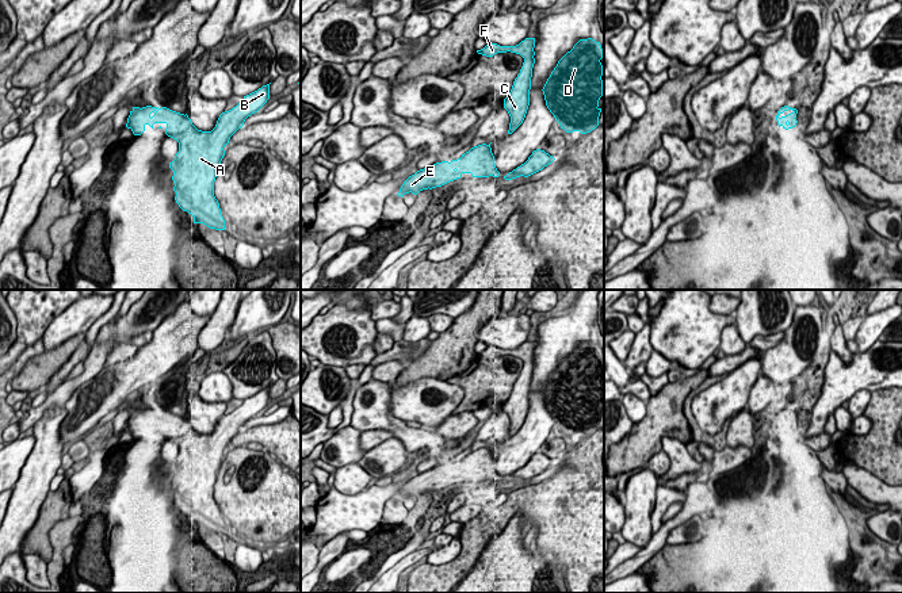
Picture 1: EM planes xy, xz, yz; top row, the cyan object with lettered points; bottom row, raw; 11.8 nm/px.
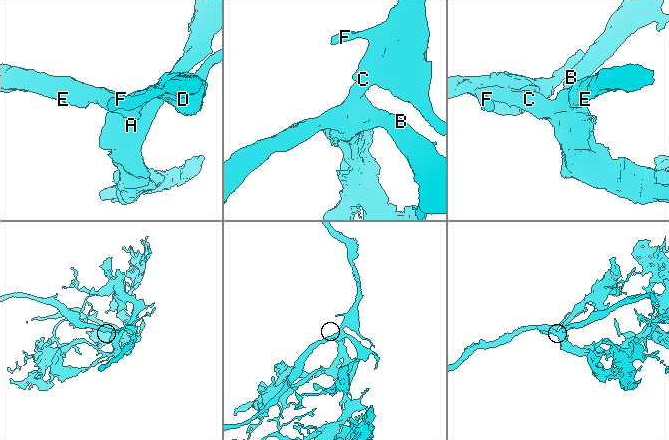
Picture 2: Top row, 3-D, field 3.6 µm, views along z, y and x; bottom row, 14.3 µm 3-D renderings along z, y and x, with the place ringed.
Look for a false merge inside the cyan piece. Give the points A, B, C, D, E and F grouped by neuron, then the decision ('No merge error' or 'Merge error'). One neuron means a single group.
Groups: A B C D E F. No merge error

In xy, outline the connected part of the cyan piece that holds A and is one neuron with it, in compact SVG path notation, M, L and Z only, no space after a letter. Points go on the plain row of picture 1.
M270 387L244 399L236 410L222 416L211 435L198 433L187 417L167 410L133 410L130 414L126 431L134 439L141 439L146 428L153 432L154 426L165 426L165 437L179 445L179 455L169 466L173 474L175 504L194 521L194 527L225 533L225 523L214 500L214 485L225 459L223 451L244 429L245 422L257 416L268 402Z

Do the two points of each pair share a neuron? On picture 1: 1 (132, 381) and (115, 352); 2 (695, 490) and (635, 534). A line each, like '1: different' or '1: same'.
1: different
2: different

